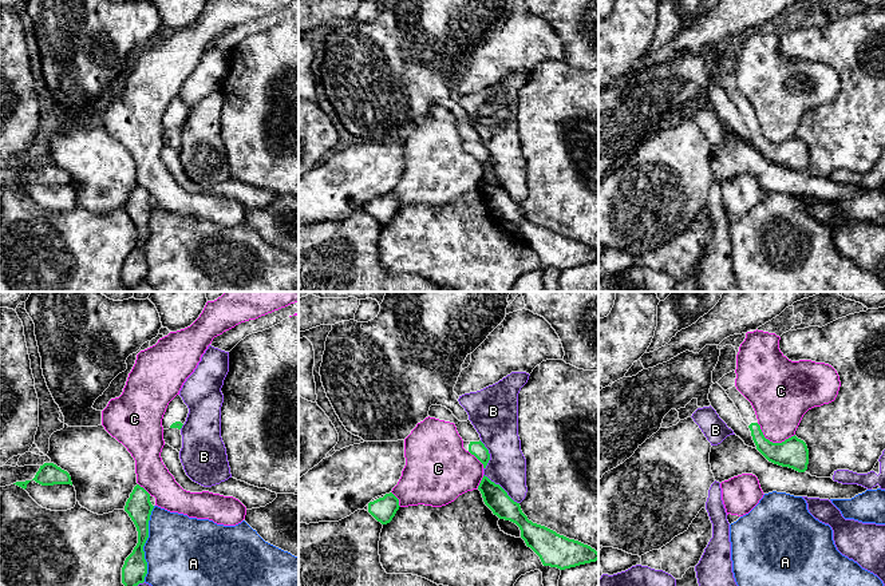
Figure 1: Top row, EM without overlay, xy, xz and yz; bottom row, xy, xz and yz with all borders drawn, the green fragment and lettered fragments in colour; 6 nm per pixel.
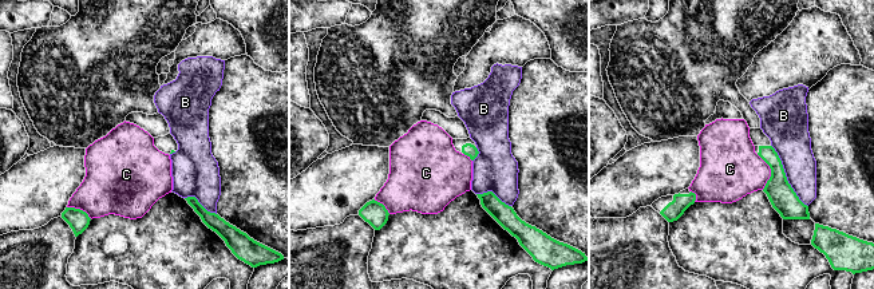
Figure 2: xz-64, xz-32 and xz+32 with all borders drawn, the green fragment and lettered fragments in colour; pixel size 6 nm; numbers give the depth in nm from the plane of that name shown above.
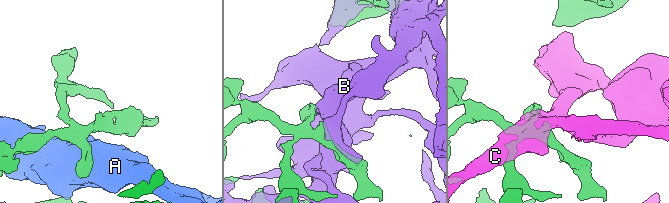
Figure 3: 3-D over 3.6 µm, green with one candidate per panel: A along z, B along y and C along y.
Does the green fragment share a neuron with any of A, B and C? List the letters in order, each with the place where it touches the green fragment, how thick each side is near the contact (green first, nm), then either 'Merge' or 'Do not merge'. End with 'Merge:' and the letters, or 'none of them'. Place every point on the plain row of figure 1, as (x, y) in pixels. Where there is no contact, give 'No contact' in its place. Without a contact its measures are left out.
A: Touches green at xy (145, 242). Thickness 160 nm (green) against 460 nm. Do not merge
B: Touches green at xz (501, 187). Thickness 150 nm (green) against 220 nm. Do not merge
C: Touches green at yz (771, 142). Thickness 180 nm (green) against 320 nm. Do not merge
Merge: none of them

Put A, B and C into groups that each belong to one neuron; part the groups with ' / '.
A / B / C

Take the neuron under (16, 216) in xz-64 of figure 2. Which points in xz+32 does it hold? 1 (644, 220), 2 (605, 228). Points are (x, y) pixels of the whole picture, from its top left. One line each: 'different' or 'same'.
1: different
2: different

